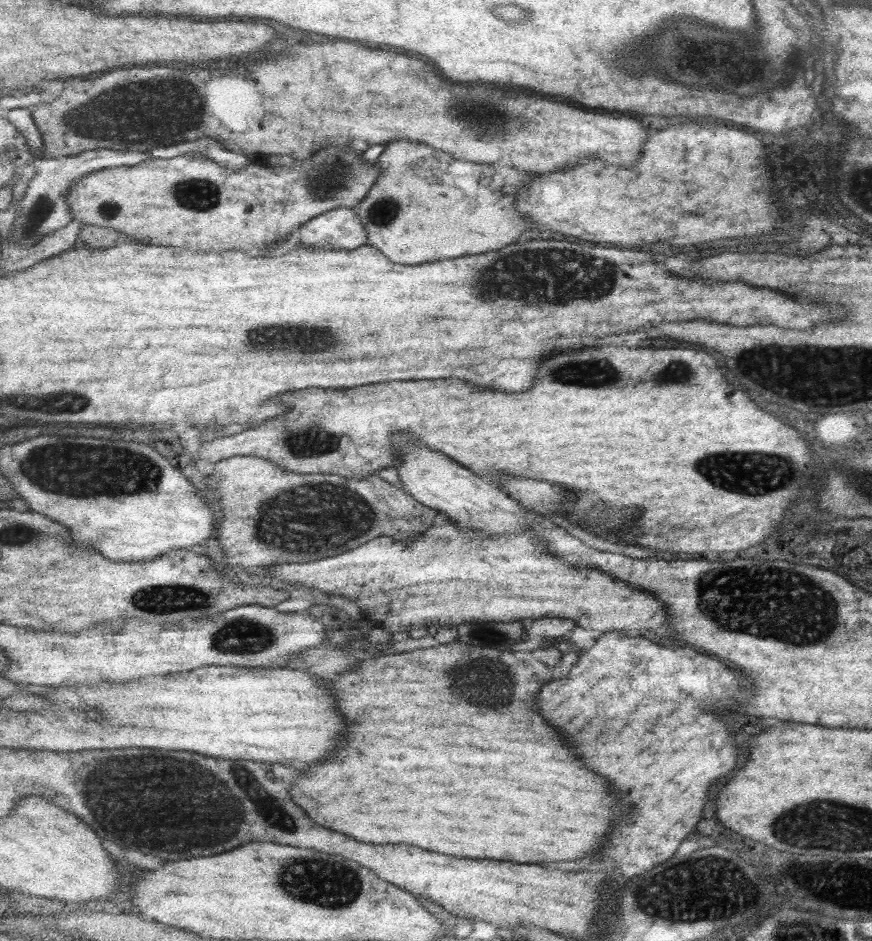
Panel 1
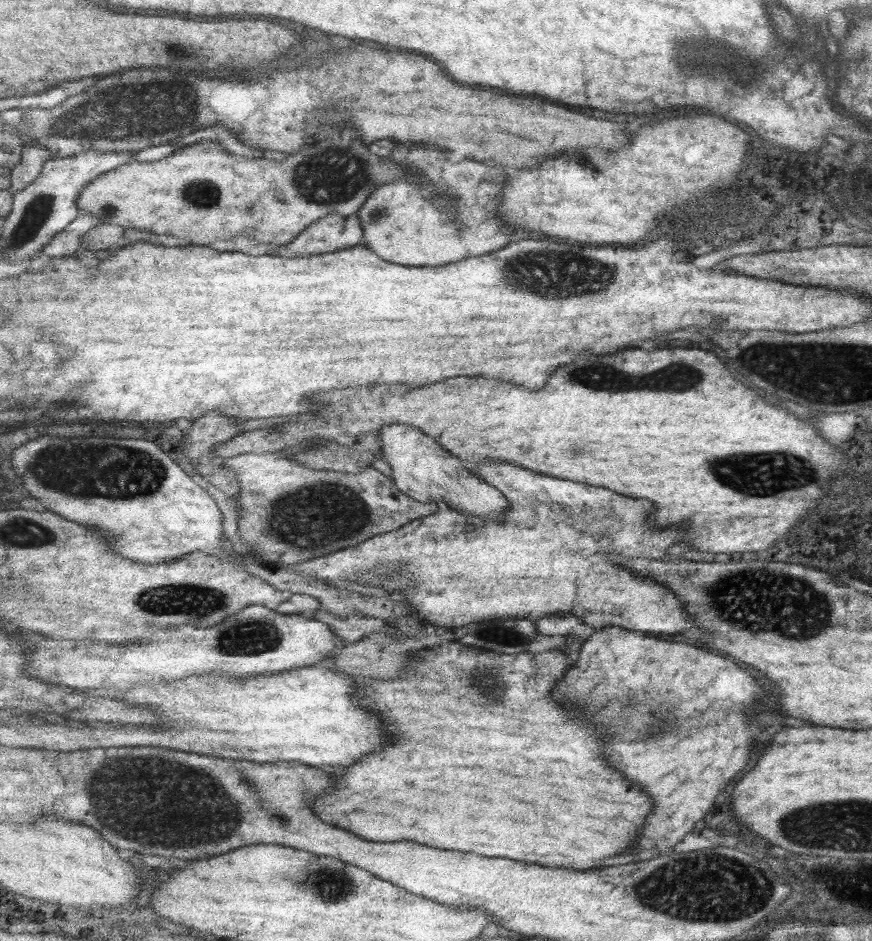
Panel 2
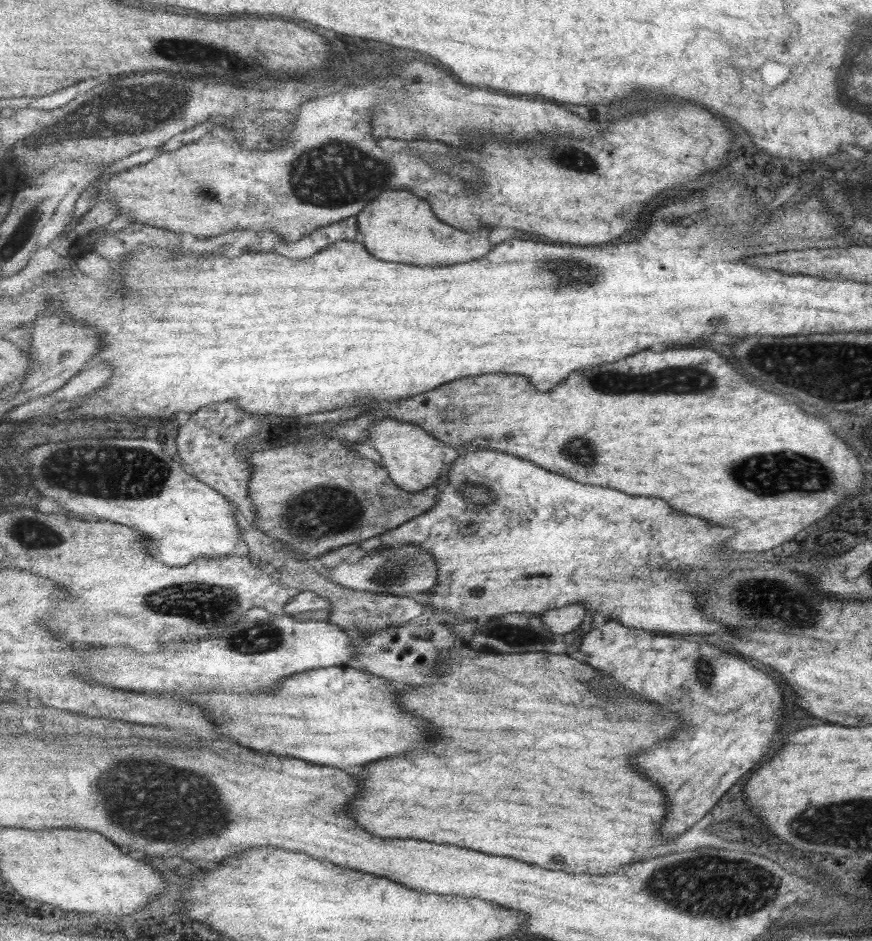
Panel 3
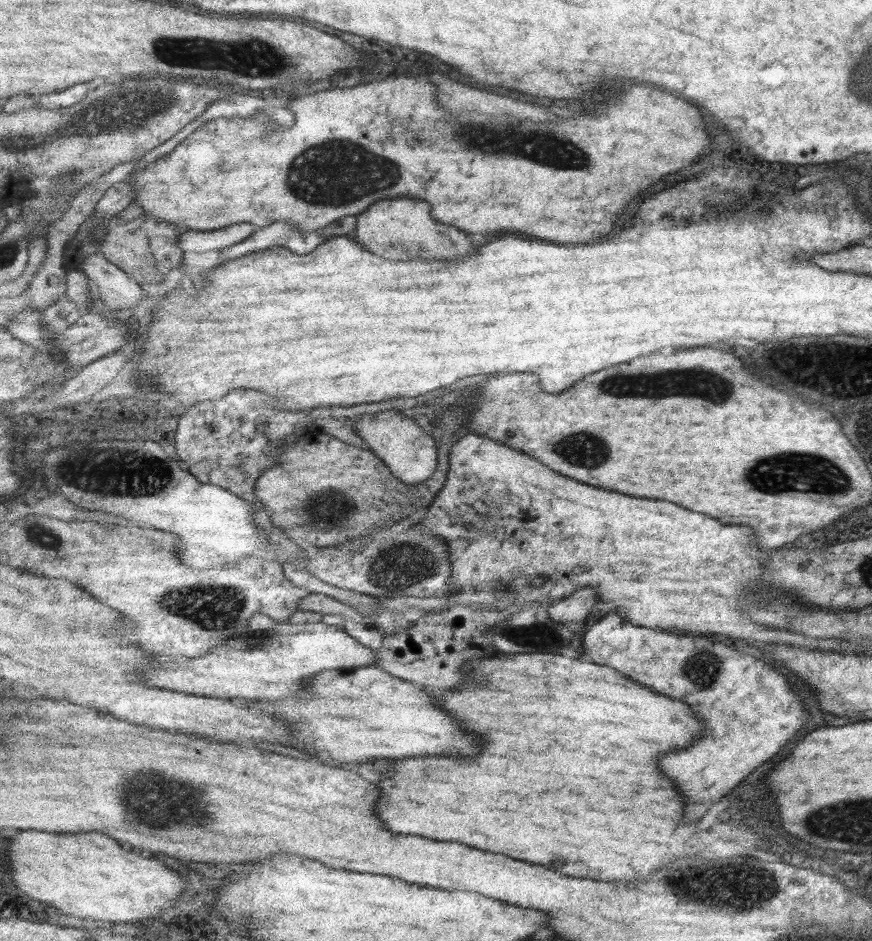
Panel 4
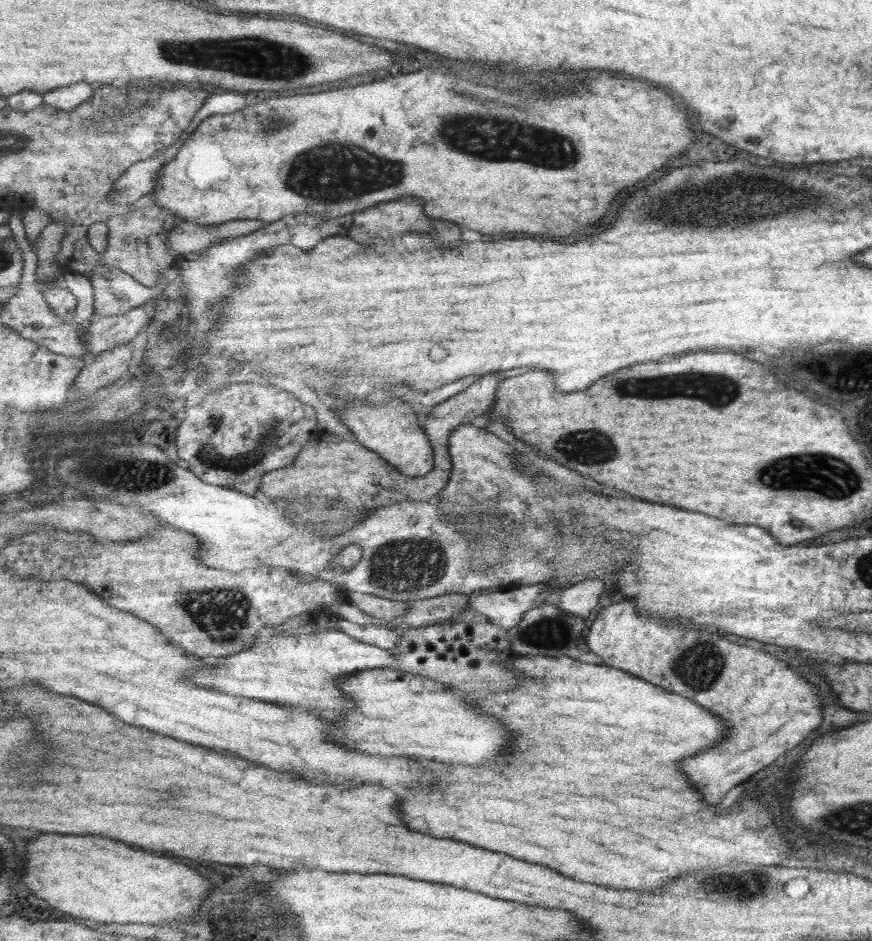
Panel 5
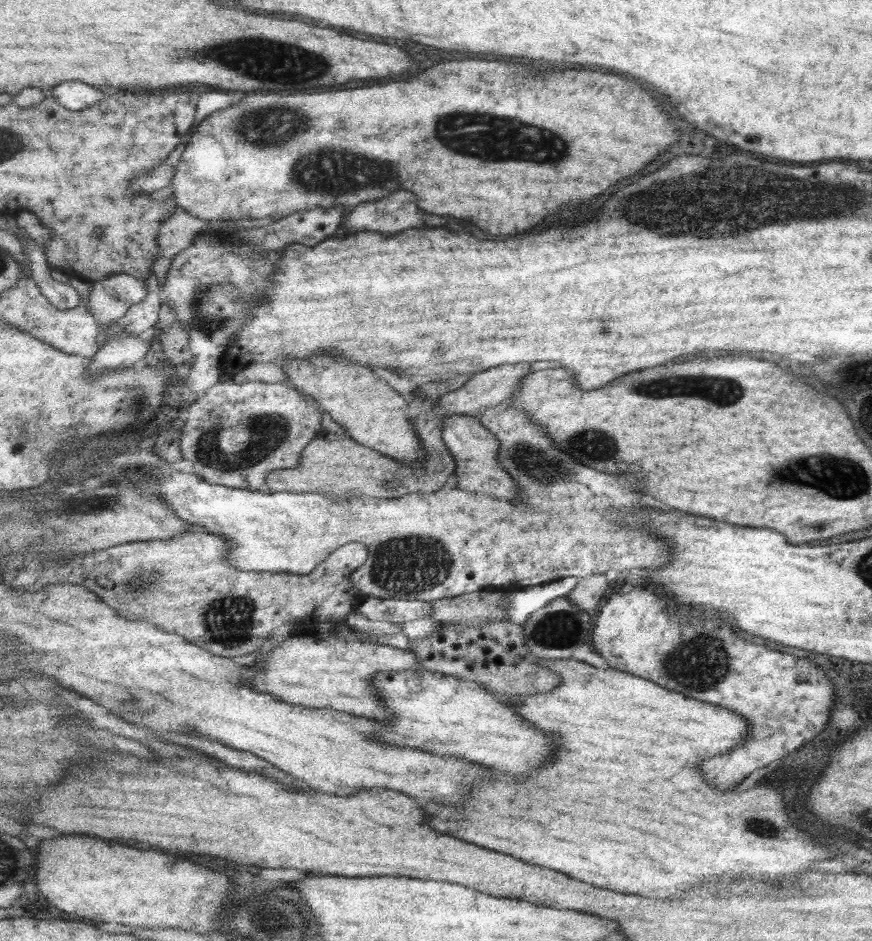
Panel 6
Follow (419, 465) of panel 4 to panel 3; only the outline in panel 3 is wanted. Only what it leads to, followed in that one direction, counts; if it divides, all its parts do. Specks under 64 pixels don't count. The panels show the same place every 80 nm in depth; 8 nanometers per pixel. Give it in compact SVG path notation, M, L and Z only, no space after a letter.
M381 418L368 429L369 442L380 452L384 466L407 492L423 492L430 486L442 484L441 472L445 470L445 448L443 442L413 422L403 422L398 418Z

